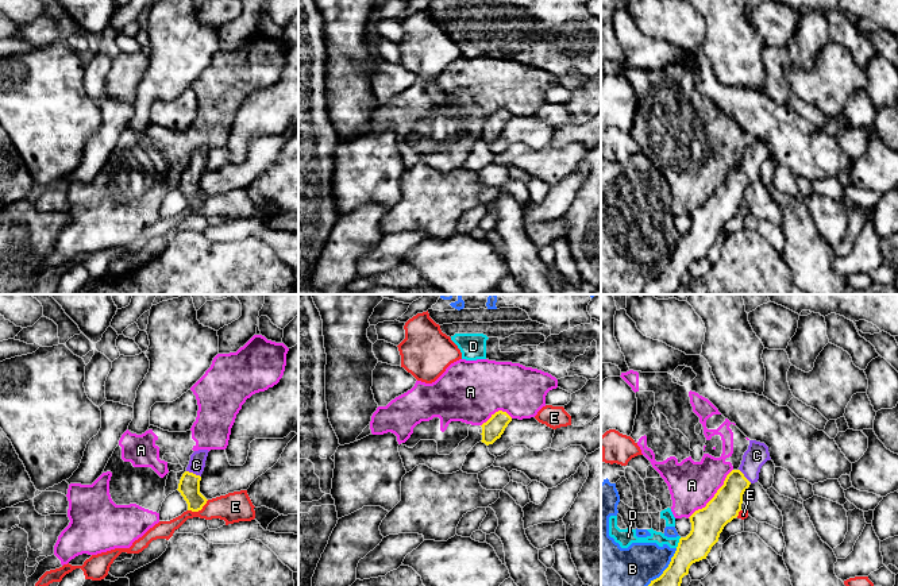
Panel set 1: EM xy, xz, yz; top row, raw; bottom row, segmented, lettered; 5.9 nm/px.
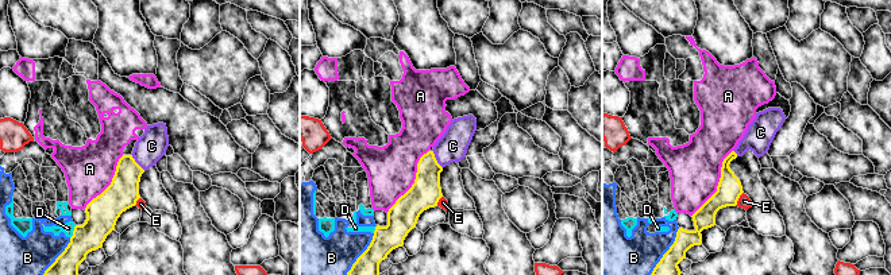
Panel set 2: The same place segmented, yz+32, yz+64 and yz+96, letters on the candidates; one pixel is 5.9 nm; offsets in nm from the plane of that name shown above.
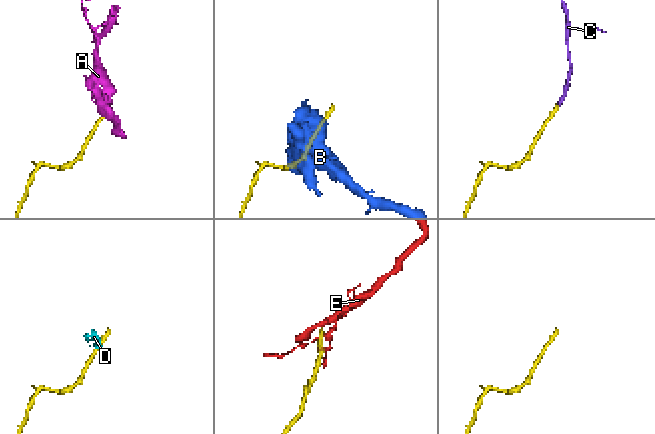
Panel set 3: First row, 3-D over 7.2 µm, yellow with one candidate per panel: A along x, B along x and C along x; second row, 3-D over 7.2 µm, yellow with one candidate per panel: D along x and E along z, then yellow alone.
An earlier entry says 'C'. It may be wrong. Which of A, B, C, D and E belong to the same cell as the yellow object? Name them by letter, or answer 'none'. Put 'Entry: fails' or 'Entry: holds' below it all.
C
Entry: holds

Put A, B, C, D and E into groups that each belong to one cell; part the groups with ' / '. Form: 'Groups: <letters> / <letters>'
Groups: A / B D / C / E

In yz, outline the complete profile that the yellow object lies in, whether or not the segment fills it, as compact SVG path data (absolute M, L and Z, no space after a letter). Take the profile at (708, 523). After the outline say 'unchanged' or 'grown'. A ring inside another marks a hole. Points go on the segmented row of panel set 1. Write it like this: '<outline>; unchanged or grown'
M749 440L740 467L727 475L724 485L705 508L689 517L690 533L679 539L668 567L648 586L681 586L690 566L706 559L724 527L739 516L744 491L751 483L758 482L762 466L770 459L768 447L764 443Z; grown

